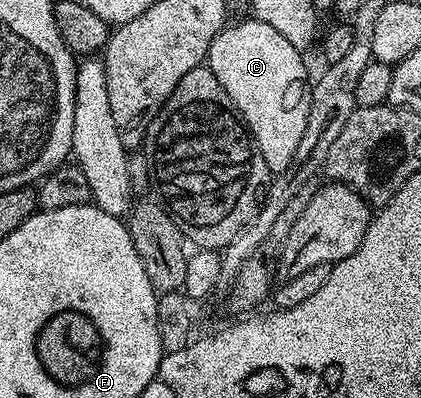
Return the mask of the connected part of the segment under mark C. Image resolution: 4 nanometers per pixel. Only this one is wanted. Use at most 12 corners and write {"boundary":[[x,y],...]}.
{"boundary":[[254,19],[228,24],[205,62],[268,174],[309,119],[304,54]]}

